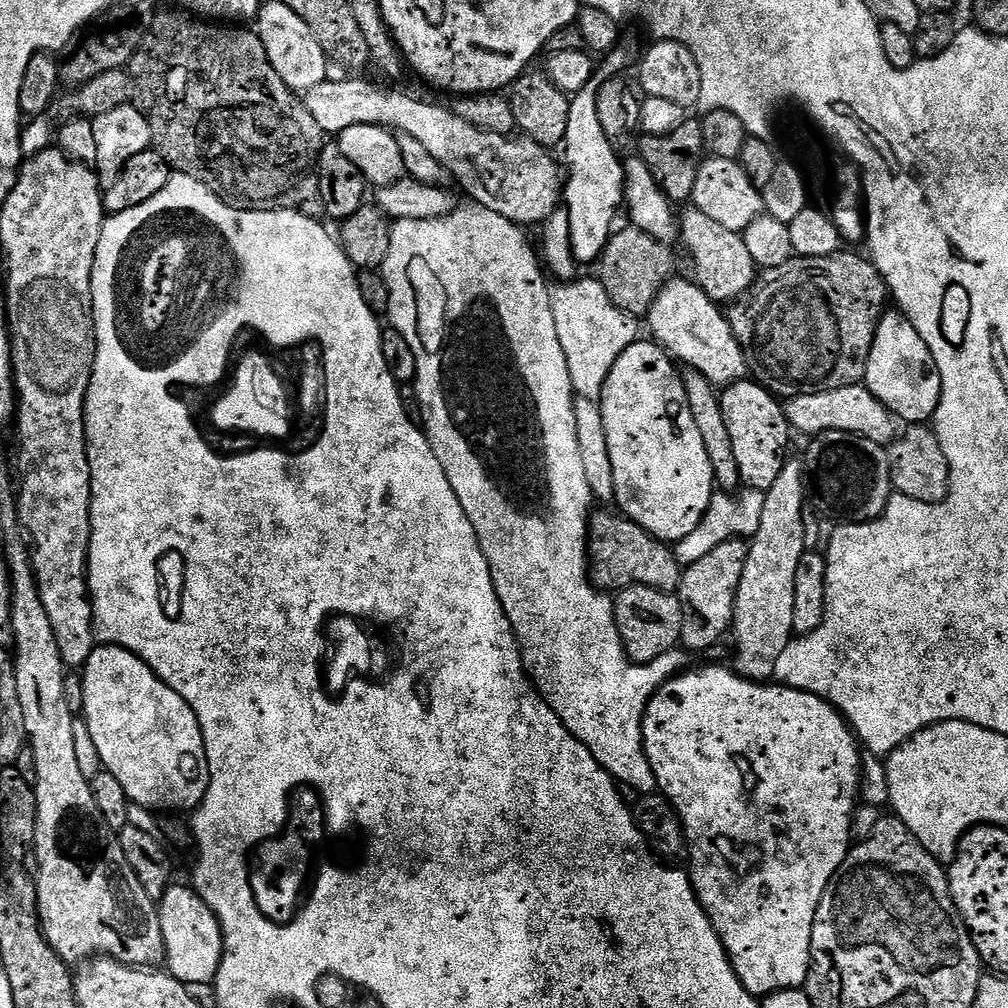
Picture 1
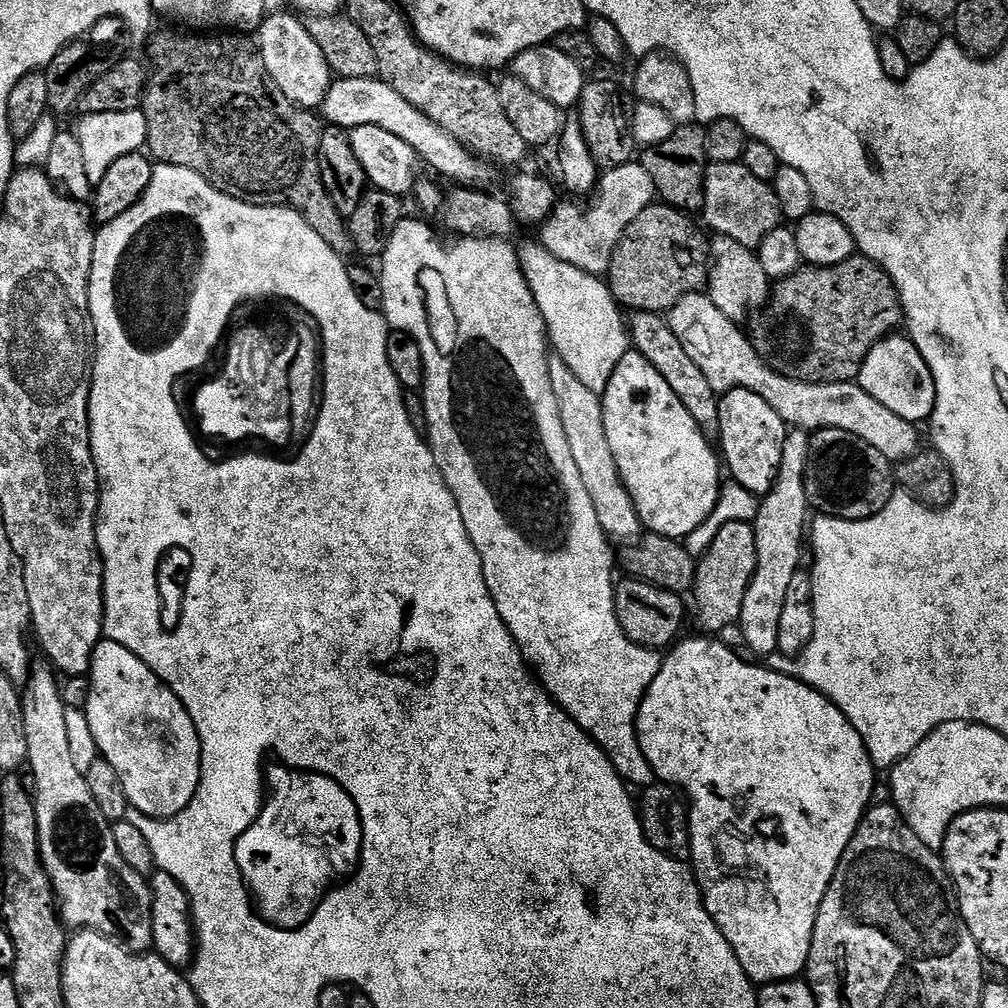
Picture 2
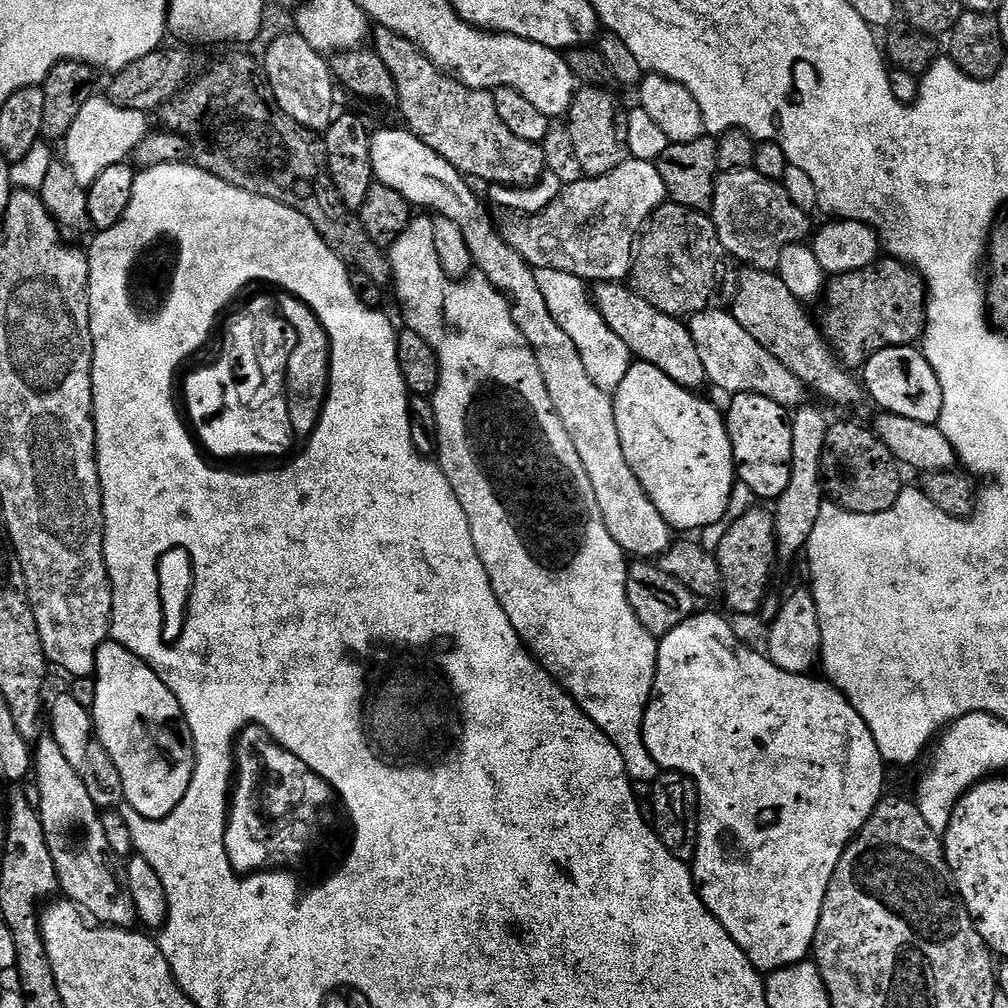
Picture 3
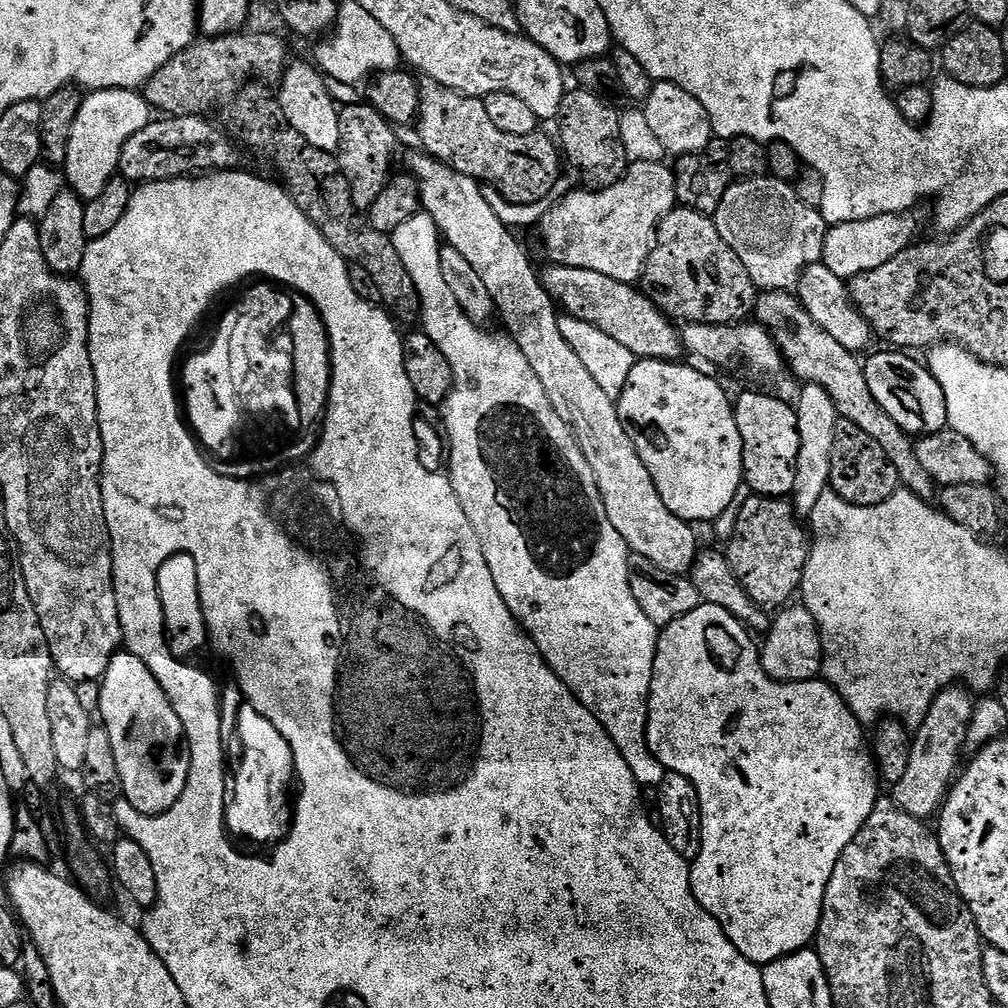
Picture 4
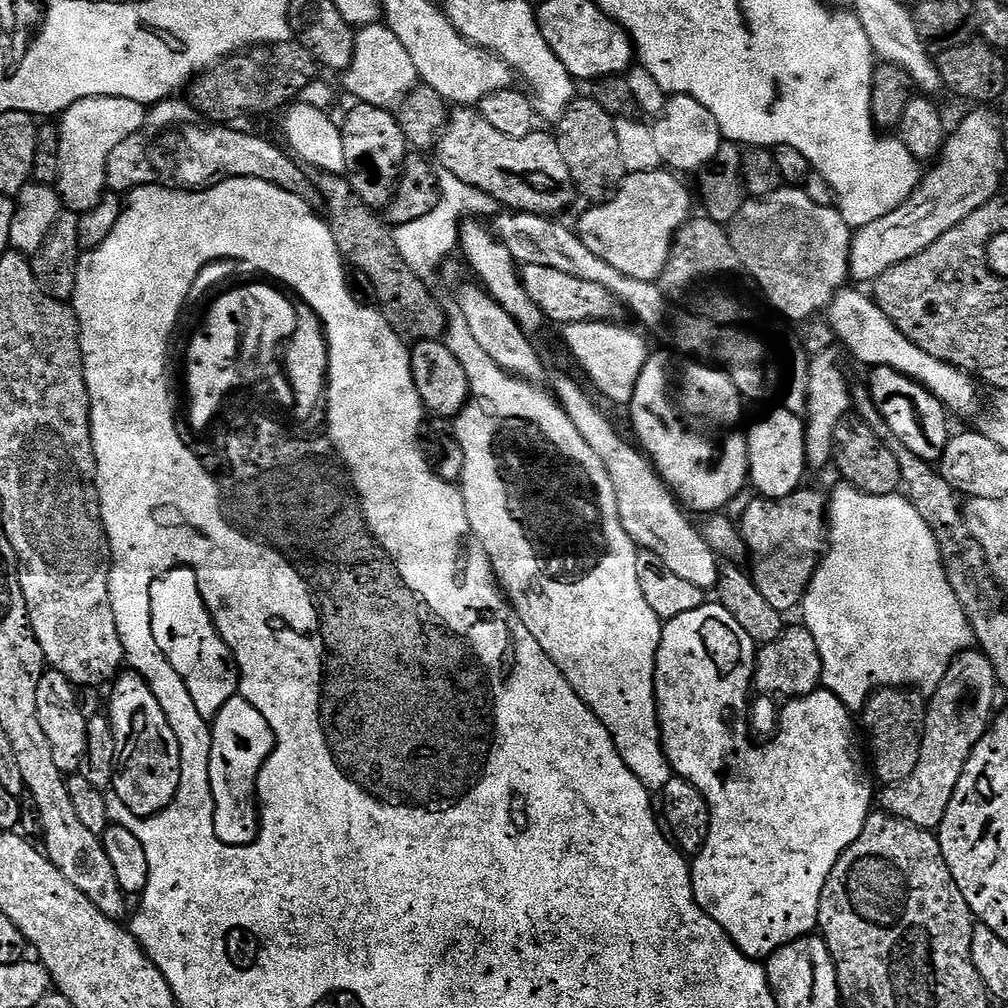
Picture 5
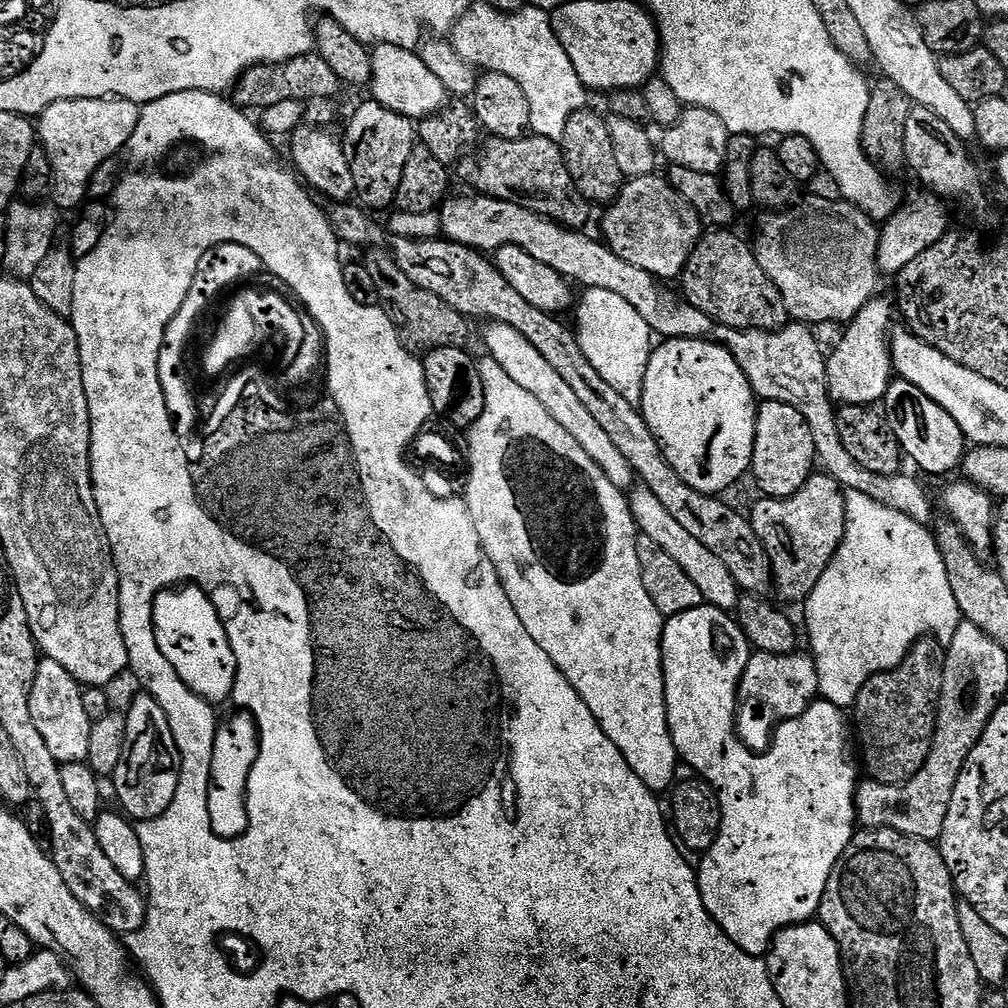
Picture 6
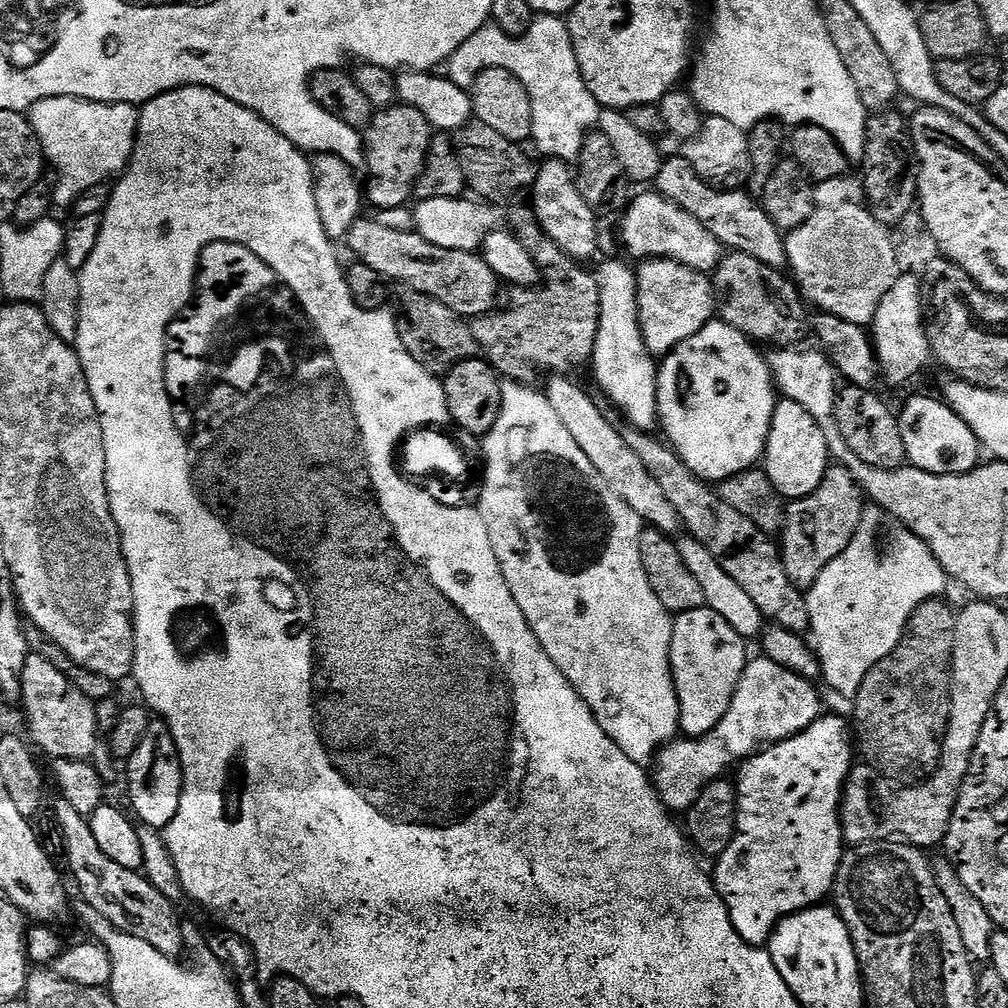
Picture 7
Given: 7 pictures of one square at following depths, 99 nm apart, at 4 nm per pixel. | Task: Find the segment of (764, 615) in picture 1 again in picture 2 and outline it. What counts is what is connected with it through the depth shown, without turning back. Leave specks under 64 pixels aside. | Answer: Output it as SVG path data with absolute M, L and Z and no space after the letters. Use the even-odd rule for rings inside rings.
M792 428L786 438L786 446L782 446L782 466L778 470L776 485L760 502L760 509L754 521L756 541L758 542L758 566L754 578L746 590L746 602L742 602L742 614L738 621L738 629L744 635L748 648L760 656L768 656L778 649L778 626L782 623L782 606L786 603L786 593L794 574L801 571L799 555L806 548L806 529L810 524L810 505L806 494L806 462L810 458L811 435L805 429Z

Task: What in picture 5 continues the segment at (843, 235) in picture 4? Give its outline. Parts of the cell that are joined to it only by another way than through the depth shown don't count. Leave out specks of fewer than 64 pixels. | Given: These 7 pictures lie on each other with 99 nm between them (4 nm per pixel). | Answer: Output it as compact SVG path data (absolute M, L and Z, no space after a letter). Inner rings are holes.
M988 112L970 113L953 132L951 129L931 168L932 173L921 179L898 210L886 214L886 218L878 218L878 222L870 222L870 226L855 229L848 263L848 274L853 281L875 282L890 266L914 258L914 254L938 242L946 230L954 230L958 222L970 218L974 210L995 198L1001 191L1006 168L1004 132L999 122Z

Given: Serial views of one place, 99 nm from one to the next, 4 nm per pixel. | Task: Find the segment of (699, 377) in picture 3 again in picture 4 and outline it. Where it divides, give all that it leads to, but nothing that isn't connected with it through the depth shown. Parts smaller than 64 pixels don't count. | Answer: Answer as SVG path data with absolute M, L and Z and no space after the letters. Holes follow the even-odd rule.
M549 263L547 267L540 272L540 285L546 294L550 294L552 303L561 313L590 322L590 326L602 330L602 334L610 334L614 342L626 346L626 350L639 359L676 362L683 357L680 355L685 355L681 329L639 287L614 282L614 278L598 274L598 270L578 270L574 266L554 263Z

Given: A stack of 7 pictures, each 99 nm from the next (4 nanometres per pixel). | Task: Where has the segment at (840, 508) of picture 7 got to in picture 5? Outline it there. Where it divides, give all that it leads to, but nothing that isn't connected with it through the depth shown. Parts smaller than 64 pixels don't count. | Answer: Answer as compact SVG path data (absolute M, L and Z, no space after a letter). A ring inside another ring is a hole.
M801 486L786 498L755 498L738 516L738 527L748 547L750 575L762 598L782 614L804 603L816 567L824 559L828 543L828 500L809 486Z

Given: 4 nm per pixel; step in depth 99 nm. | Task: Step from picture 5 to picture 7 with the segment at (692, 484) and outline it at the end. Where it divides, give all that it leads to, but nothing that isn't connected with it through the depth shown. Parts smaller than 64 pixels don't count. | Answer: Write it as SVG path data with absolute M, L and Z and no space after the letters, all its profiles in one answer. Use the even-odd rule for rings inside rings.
M716 318L659 361L656 372L656 414L659 427L664 427L663 439L670 445L676 459L701 482L729 480L739 472L749 471L755 465L752 463L755 460L757 463L763 455L778 393L772 383L767 359L763 355L760 357L756 351L757 345L750 342L748 337Z

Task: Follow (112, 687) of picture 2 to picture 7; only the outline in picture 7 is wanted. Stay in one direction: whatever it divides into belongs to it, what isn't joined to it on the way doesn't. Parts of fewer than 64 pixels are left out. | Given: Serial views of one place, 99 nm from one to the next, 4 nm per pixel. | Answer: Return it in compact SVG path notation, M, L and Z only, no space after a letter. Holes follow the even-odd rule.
M167 728L149 731L143 742L126 761L128 768L128 800L143 827L162 830L174 818L180 805L180 758L176 743Z

